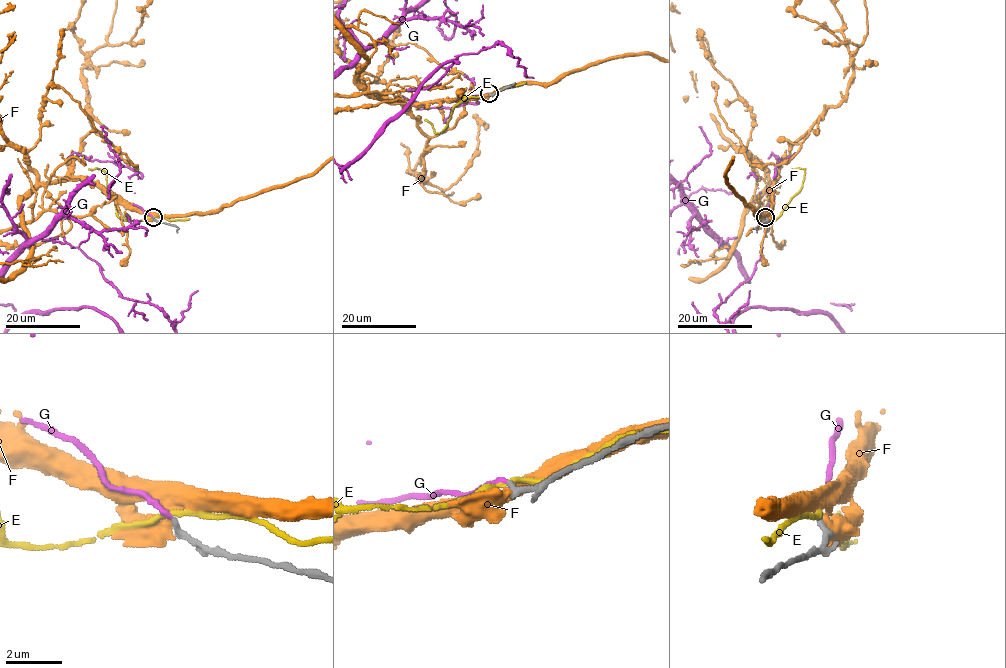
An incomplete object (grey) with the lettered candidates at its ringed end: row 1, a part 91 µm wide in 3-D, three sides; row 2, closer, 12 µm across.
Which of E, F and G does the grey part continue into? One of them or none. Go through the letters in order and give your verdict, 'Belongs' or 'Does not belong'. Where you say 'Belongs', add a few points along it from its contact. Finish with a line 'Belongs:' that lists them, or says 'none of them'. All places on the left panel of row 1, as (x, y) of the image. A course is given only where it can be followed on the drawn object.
E: Does not belong
F: Does not belong
G: Belongs
Belongs: G

